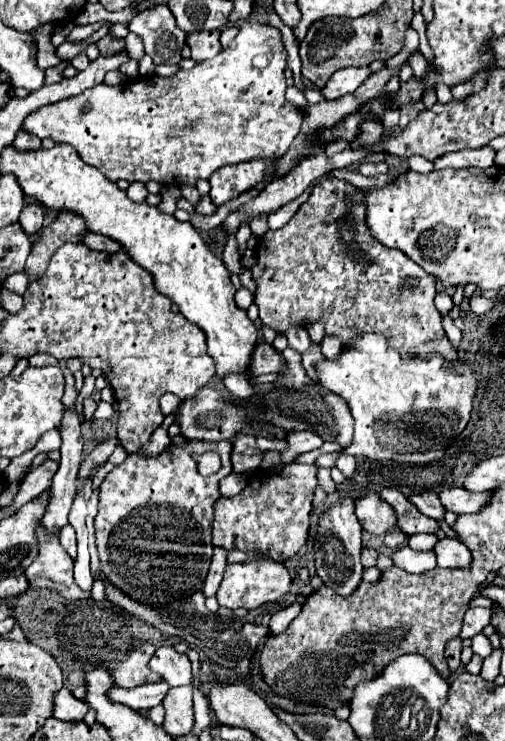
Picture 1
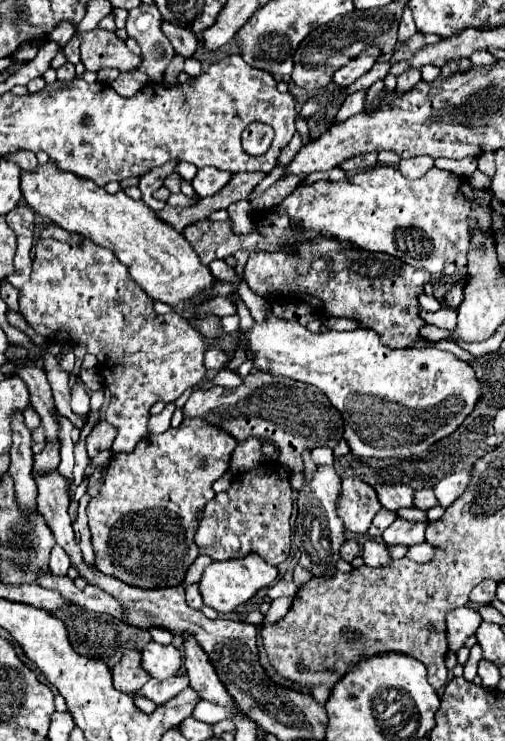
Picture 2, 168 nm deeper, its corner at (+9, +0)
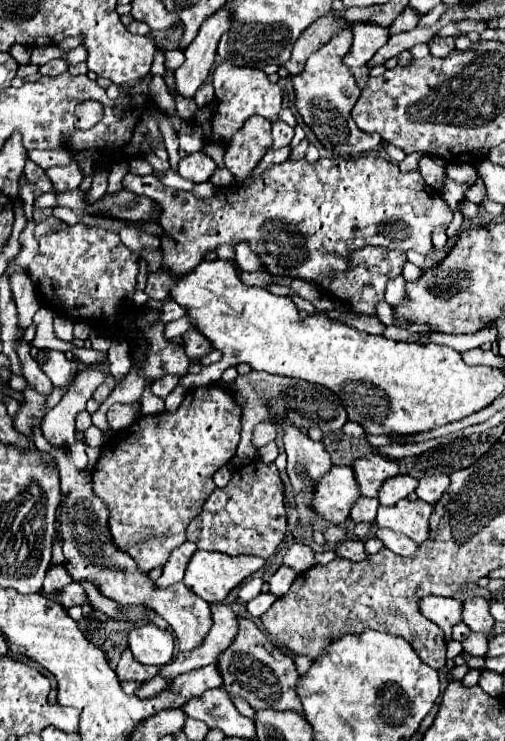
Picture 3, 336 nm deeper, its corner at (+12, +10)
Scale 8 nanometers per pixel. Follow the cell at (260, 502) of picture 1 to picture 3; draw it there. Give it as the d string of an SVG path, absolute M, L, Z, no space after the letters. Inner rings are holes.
M258 457L252 459L248 465L234 471L230 483L224 489L214 489L210 497L206 499L200 515L188 525L186 537L188 541L196 543L198 549L204 551L220 551L226 555L256 555L262 559L268 559L276 553L278 545L282 543L286 535L286 511L284 511L284 491L282 481L276 465L266 465Z

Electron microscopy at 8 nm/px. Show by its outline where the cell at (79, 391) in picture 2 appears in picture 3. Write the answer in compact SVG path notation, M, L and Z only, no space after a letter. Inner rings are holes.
M46 349L46 361L42 365L42 371L48 375L48 379L52 381L52 385L60 387L60 385L68 385L70 379L70 361L66 359L66 355L62 351L52 351Z

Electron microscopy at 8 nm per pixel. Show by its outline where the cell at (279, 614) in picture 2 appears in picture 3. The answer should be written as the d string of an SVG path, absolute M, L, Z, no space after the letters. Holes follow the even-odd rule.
M282 565L272 577L270 577L270 591L276 595L276 597L282 597L284 593L288 593L288 589L290 589L290 585L294 583L294 579L296 579L296 571L294 569L290 569L288 565Z

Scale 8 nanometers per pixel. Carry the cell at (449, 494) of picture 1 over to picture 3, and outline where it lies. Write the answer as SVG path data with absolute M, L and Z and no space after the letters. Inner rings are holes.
M412 475L390 477L390 481L384 481L384 485L380 487L378 501L380 501L380 505L394 505L396 501L408 497L416 489L416 485L418 485L418 481Z

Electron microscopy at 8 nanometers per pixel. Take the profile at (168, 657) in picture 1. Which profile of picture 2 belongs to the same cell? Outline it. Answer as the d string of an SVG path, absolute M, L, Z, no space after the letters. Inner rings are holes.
M155 641L147 643L143 653L143 669L155 679L175 677L181 669L181 653L173 645L159 645Z

